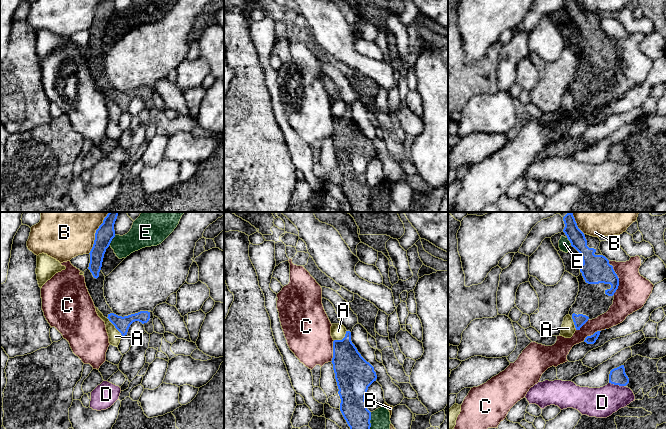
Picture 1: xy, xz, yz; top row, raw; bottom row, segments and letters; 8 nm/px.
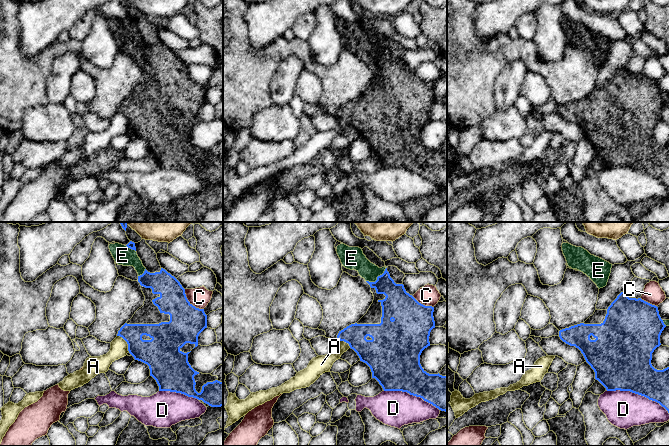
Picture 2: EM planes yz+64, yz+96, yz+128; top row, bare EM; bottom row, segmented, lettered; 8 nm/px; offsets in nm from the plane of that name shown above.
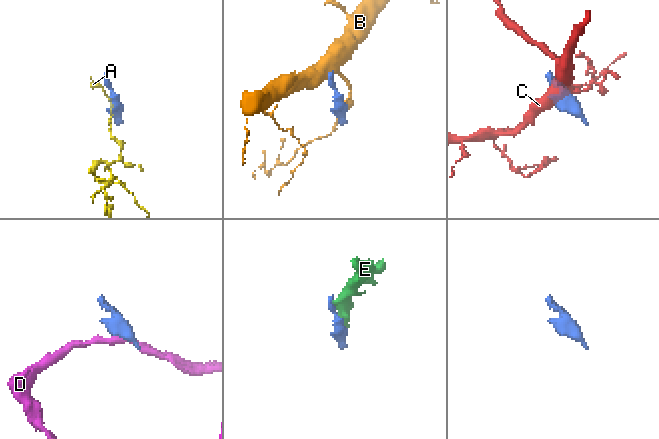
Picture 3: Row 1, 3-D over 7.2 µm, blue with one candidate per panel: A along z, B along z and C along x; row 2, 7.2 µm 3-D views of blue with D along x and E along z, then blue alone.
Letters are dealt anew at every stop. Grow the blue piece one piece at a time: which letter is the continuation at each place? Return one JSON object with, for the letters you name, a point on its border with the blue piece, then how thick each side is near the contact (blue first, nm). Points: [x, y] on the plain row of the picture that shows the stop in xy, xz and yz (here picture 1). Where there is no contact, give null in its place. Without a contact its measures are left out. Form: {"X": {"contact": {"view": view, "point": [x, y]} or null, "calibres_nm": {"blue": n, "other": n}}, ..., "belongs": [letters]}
{"belongs": []}

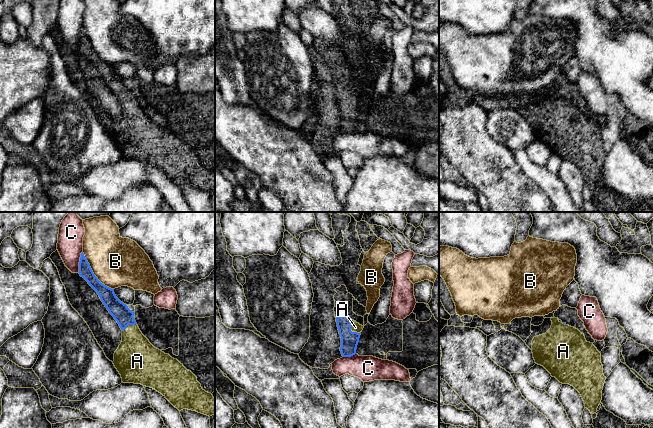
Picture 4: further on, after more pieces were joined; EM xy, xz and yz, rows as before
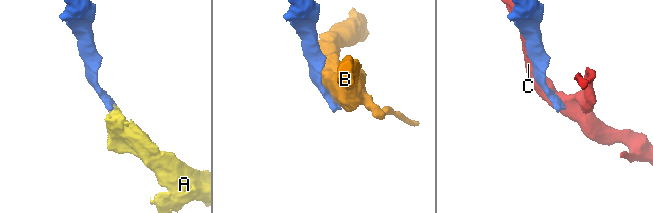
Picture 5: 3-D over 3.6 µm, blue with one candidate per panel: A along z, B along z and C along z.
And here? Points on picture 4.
{"A": {"contact": {"view": "xz", "point": [350, 105]}, "calibres_nm": {"blue": 140, "other": 80}}, "belongs": ["A"]}

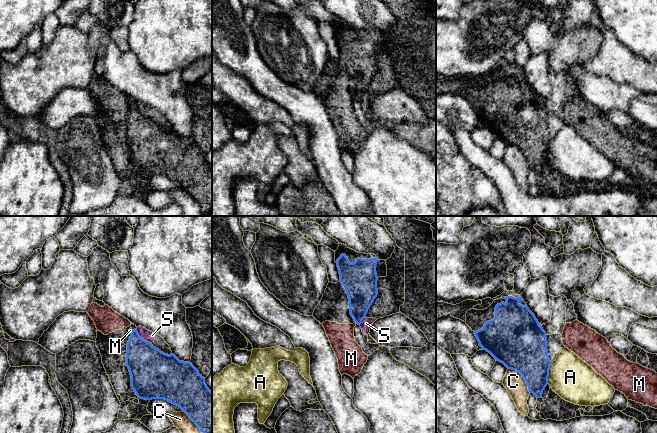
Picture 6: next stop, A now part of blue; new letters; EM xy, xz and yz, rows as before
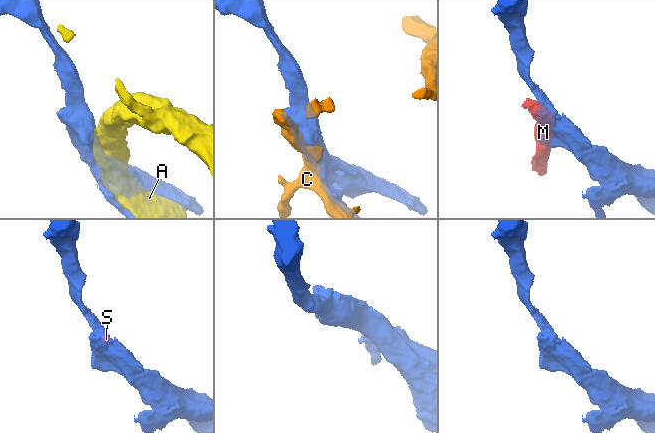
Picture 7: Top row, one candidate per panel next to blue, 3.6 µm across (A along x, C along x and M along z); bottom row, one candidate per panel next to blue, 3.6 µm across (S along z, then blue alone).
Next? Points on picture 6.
{"belongs": []}

